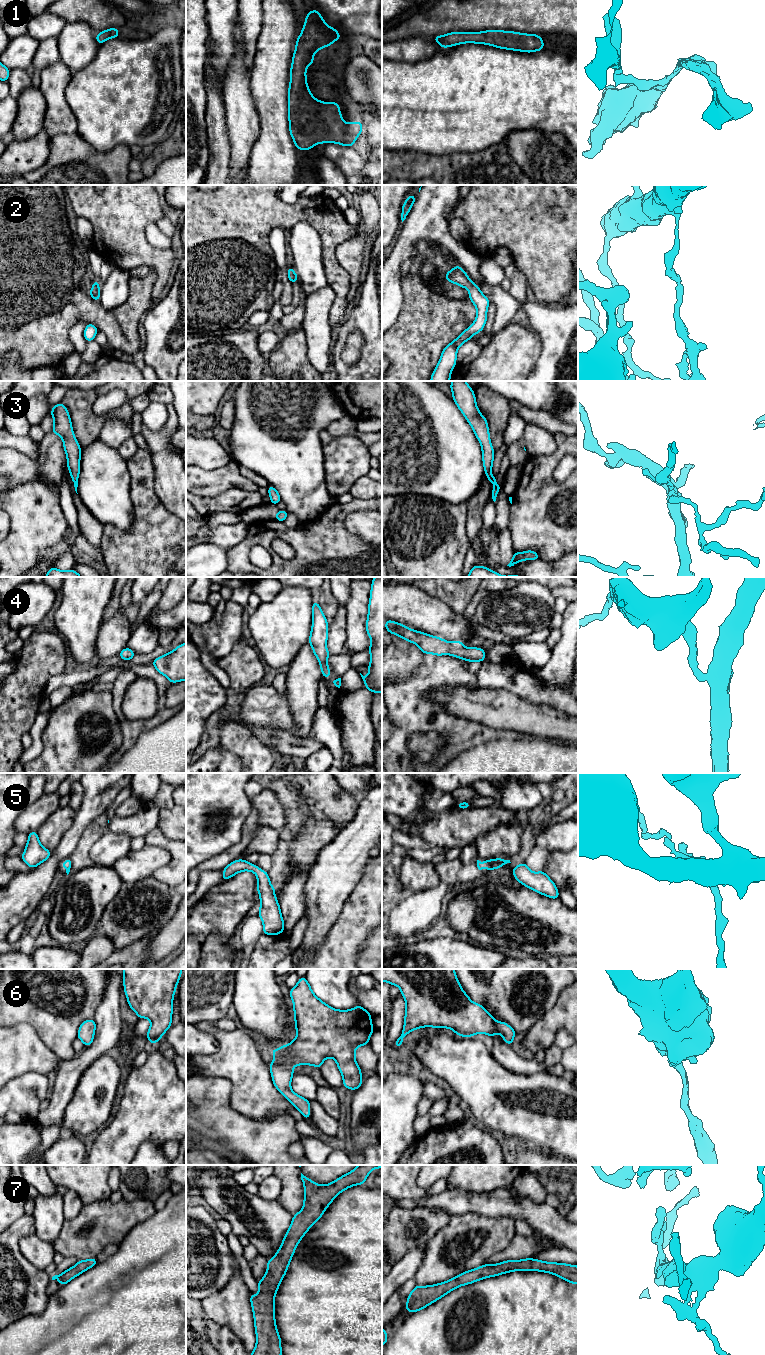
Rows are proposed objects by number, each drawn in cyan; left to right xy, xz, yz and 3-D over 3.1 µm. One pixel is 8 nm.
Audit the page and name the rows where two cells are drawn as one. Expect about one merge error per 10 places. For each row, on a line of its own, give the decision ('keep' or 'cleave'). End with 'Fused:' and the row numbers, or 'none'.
1: keep
2: keep
3: keep
4: keep
5: keep
6: keep
7: keep
Fused: none

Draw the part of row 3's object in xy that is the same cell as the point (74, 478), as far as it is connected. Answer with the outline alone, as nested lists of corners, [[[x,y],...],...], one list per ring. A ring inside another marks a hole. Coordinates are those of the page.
[[[62,401],[52,407],[51,416],[54,418],[54,427],[51,433],[57,434],[63,439],[64,451],[67,456],[67,468],[77,493],[81,447],[75,438],[70,415]]]

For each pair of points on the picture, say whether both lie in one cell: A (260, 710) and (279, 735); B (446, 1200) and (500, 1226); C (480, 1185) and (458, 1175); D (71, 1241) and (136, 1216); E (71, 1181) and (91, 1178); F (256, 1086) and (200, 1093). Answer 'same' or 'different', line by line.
A: different
B: different
C: same
D: same
E: same
F: different

